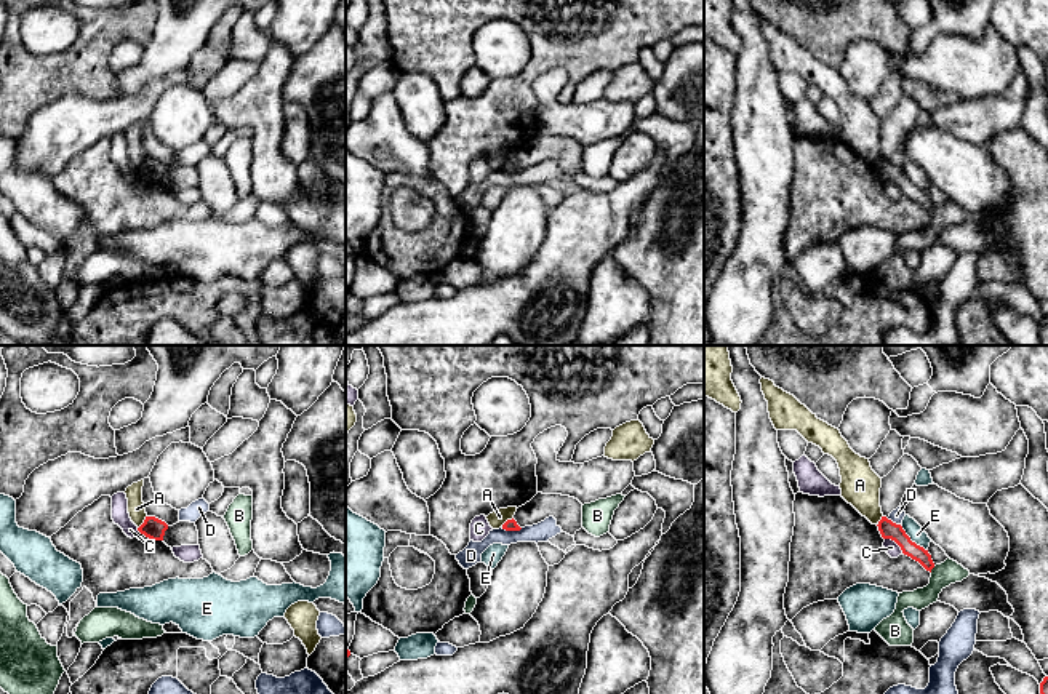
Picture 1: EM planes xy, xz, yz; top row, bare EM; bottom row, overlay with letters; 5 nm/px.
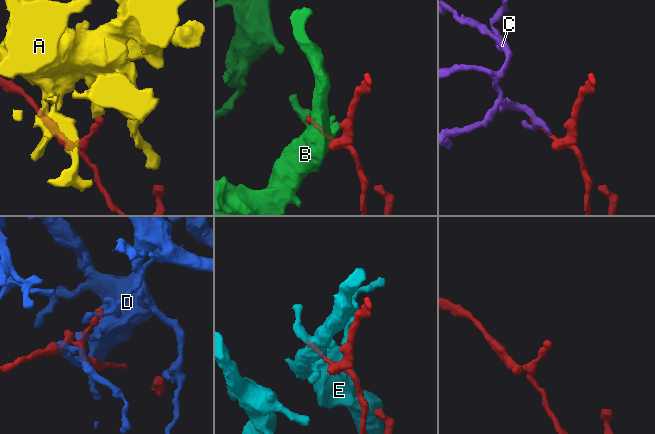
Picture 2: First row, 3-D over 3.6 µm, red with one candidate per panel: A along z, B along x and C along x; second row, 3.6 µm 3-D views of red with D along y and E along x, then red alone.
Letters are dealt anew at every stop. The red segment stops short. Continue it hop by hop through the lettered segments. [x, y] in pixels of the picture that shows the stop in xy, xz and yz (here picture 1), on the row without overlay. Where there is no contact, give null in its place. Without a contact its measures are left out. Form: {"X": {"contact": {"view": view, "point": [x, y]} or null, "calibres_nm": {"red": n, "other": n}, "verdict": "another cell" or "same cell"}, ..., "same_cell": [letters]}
{"A": {"contact": {"view": "xz", "point": [506, 163]}, "calibres_nm": {"red": 60, "other": 80}, "verdict": "another cell"}, "B": {"contact": {"view": "yz", "point": [932, 210]}, "calibres_nm": {"red": 80, "other": 120}, "verdict": "another cell"}, "C": {"contact": {"view": "yz", "point": [895, 183]}, "calibres_nm": {"red": 90, "other": 70}, "verdict": "another cell"}, "D": {"contact": {"view": "xz", "point": [512, 171]}, "calibres_nm": {"red": 60, "other": 100}, "verdict": "another cell"}, "E": {"contact": {"view": "yz", "point": [911, 183]}, "calibres_nm": {"red": 90, "other": 90}, "verdict": "another cell"}, "same_cell": []}

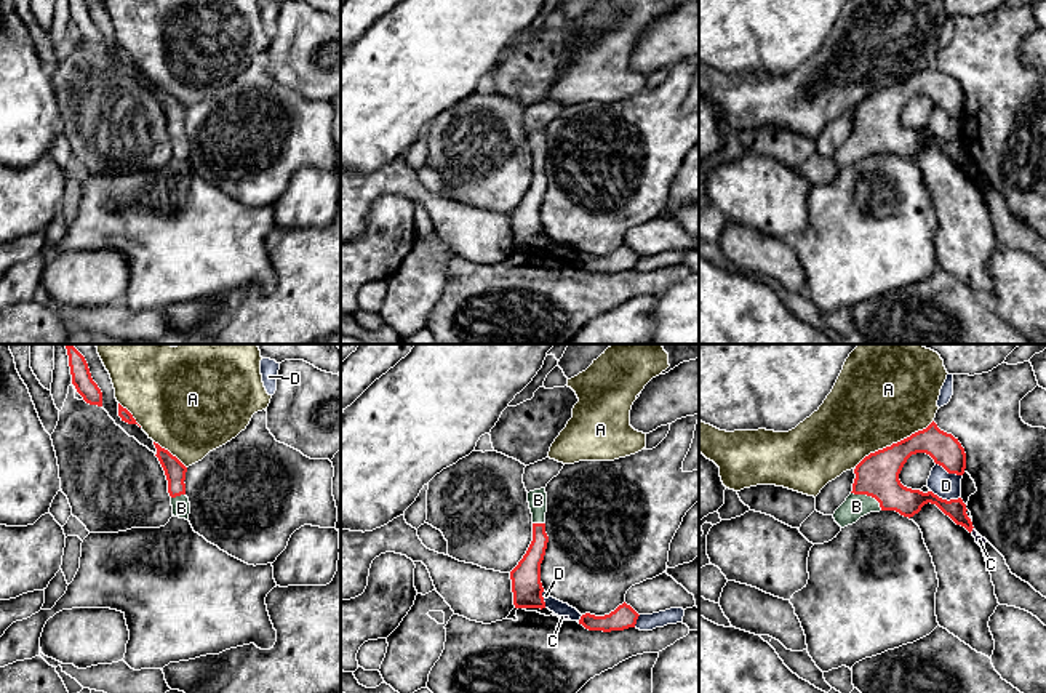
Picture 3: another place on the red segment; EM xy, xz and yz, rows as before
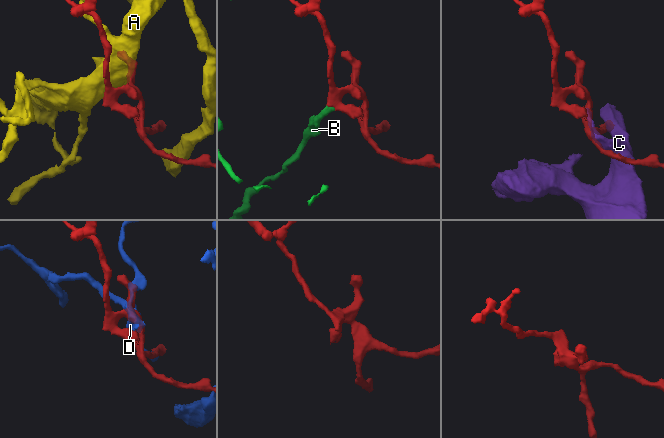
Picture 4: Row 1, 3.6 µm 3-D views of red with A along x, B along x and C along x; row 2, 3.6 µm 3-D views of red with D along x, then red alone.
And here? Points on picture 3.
{"A": {"contact": {"view": "yz", "point": [893, 85]}, "calibres_nm": {"red": 220, "other": 440}, "verdict": "another cell"}, "B": {"contact": {"view": "yz", "point": [869, 136]}, "calibres_nm": {"red": 220, "other": 120}, "verdict": "same cell"}, "C": {"contact": {"view": "yz", "point": [971, 172]}, "calibres_nm": {"red": 100, "other": 50}, "verdict": "another cell"}, "D": {"contact": {"view": "yz", "point": [946, 141]}, "calibres_nm": {"red": 160, "other": 130}, "verdict": "another cell"}, "same_cell": ["B"]}

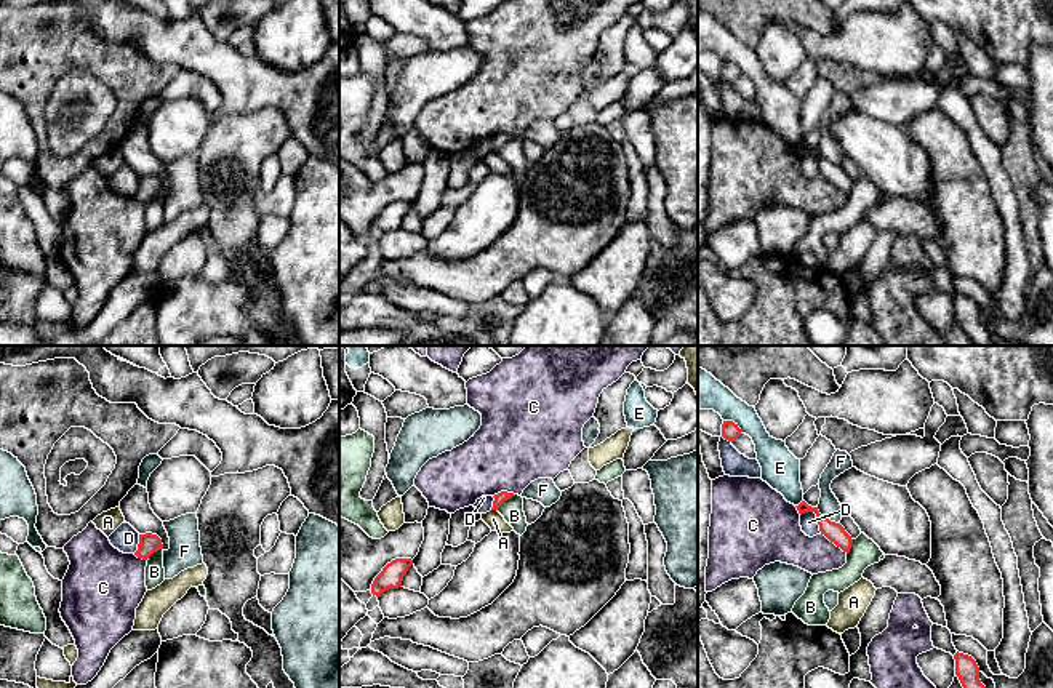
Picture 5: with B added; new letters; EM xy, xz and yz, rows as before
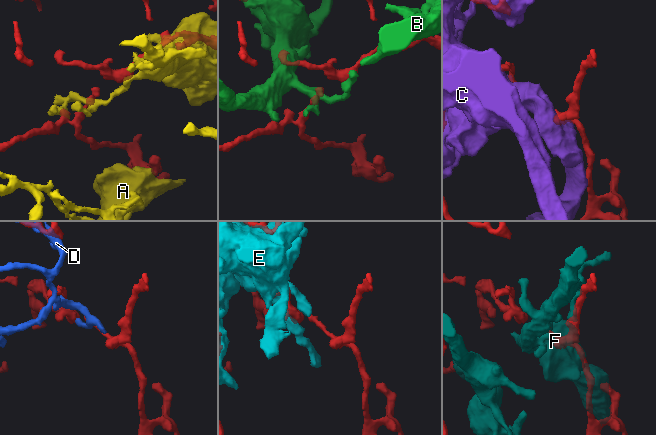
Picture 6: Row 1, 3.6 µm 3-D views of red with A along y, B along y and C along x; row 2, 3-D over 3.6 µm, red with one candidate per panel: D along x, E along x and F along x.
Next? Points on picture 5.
{"A": {"contact": {"view": "xz", "point": [495, 151]}, "calibres_nm": {"red": 60, "other": 90}, "verdict": "another cell"}, "B": {"contact": {"view": "xz", "point": [506, 141]}, "calibres_nm": {"red": 60, "other": 110}, "verdict": "another cell"}, "C": {"contact": {"view": "yz", "point": [834, 184]}, "calibres_nm": {"red": 100, "other": 200}, "verdict": "another cell"}, "D": {"contact": {"view": "yz", "point": [816, 157]}, "calibres_nm": {"red": 100, "other": 90}, "verdict": "another cell"}, "E": {"contact": {"view": "yz", "point": [733, 64]}, "calibres_nm": {"red": 90, "other": 200}, "verdict": "another cell"}, "F": {"contact": {"view": "yz", "point": [828, 160]}, "calibres_nm": {"red": 100, "other": 110}, "verdict": "another cell"}, "same_cell": []}

